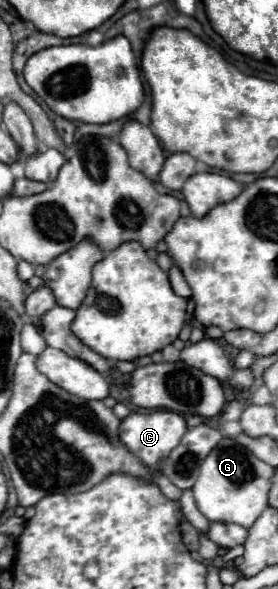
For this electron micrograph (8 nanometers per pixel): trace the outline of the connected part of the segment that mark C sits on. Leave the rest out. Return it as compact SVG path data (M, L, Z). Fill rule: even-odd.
M154 410L150 414L134 412L134 414L130 414L128 418L122 420L122 424L120 424L120 440L134 456L140 458L142 464L146 464L156 474L160 474L158 462L162 462L162 458L166 458L166 454L170 454L174 450L174 446L178 446L178 442L182 440L182 434L186 430L188 428L186 428L184 416L180 416L176 412L170 412L170 410Z

